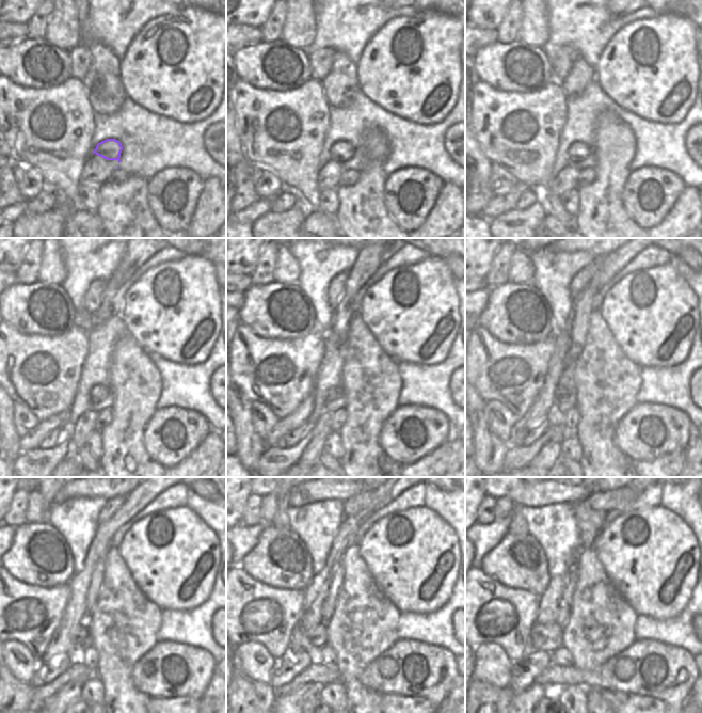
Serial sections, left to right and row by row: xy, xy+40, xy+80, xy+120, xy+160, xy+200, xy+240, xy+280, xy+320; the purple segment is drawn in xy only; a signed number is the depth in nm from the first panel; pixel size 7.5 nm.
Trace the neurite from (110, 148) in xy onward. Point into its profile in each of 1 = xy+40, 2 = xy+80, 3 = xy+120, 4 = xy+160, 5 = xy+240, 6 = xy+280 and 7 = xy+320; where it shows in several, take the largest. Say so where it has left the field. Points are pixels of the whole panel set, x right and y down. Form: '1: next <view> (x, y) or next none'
1: next xy+40 (342, 152)
2: next xy+80 (579, 156)
3: next xy+120 (100, 397)
4: next xy+160 (335, 400)
5: next xy+240 (81, 638)
6: next xy+280 (318, 636)
7: next xy+320 (547, 638)

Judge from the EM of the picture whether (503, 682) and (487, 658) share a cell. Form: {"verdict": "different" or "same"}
{"verdict": "same"}

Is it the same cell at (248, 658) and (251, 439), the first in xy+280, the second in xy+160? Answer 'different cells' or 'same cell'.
different cells

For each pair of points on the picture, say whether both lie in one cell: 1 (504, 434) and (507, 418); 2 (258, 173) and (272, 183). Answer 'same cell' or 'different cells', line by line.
1: same cell
2: same cell

